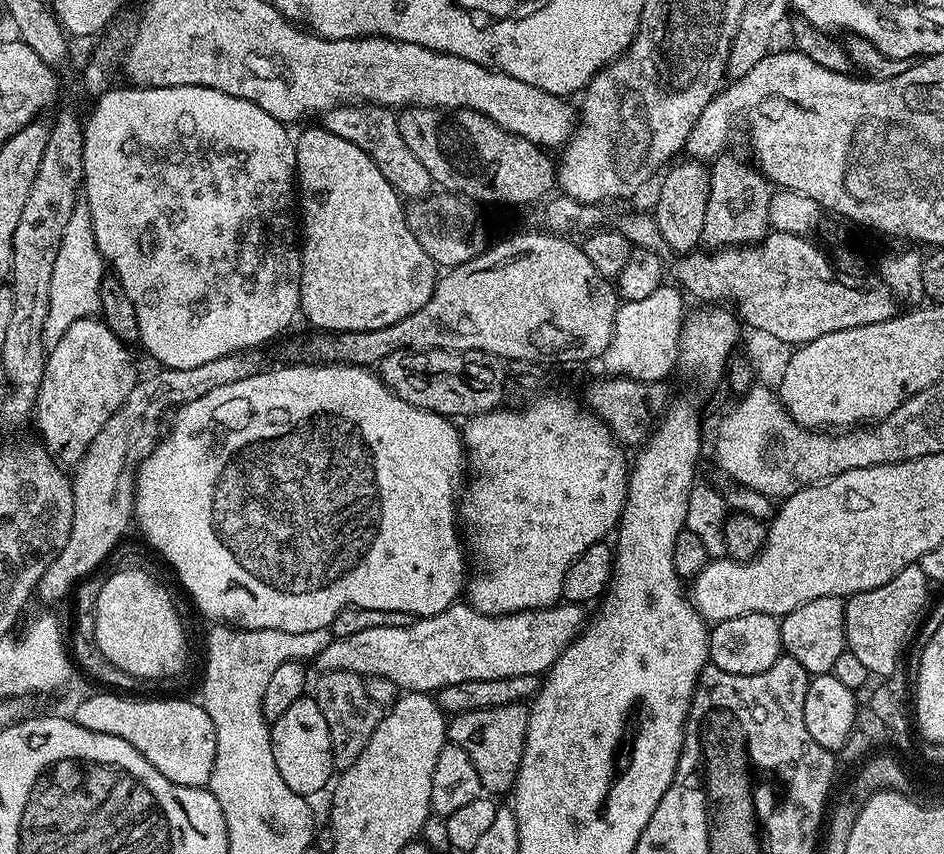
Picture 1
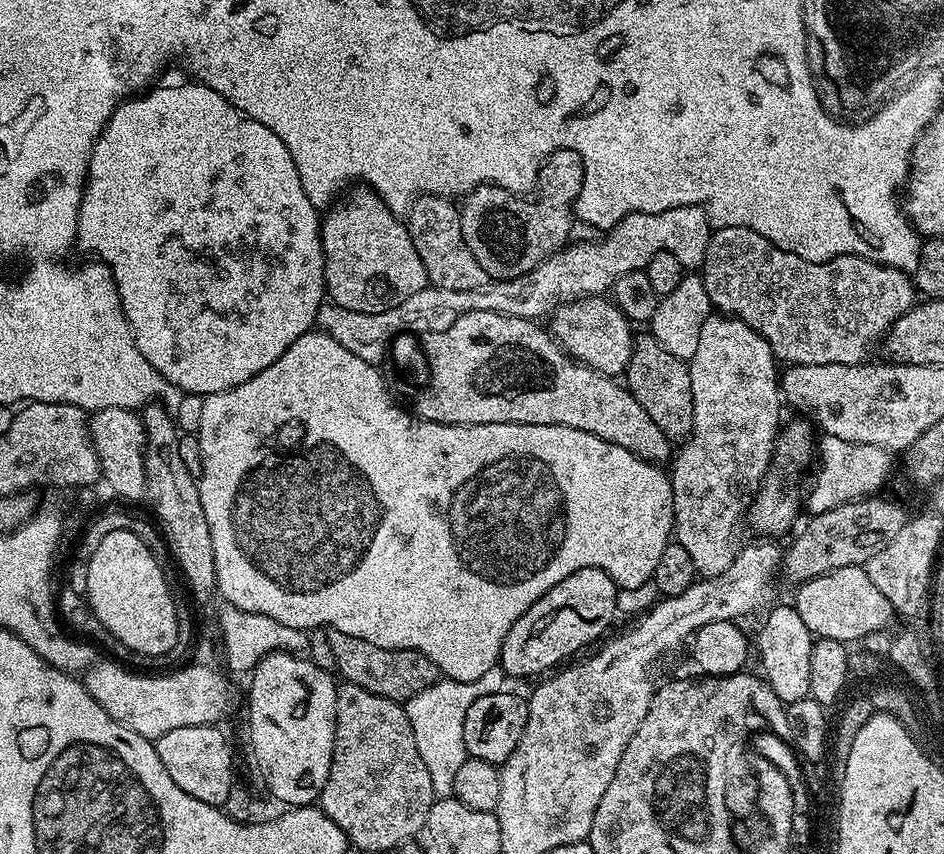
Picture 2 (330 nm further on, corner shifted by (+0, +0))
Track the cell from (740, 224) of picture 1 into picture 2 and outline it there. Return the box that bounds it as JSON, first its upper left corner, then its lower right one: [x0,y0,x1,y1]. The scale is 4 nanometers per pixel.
[670,314,782,578]

